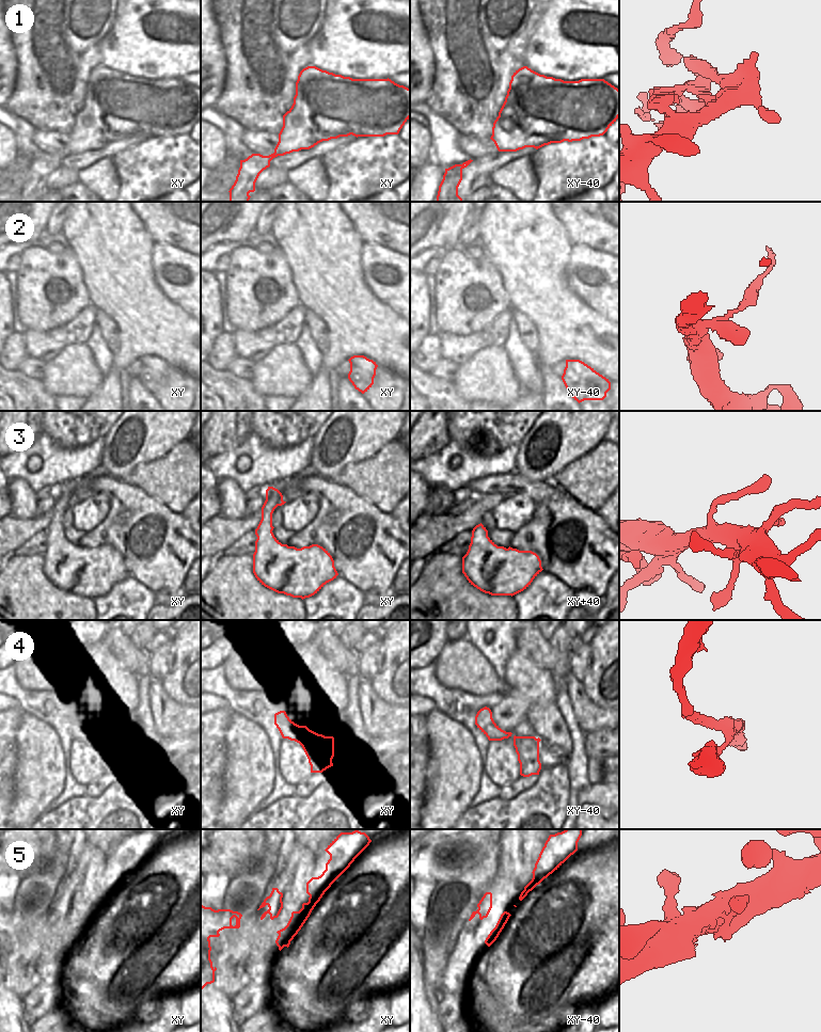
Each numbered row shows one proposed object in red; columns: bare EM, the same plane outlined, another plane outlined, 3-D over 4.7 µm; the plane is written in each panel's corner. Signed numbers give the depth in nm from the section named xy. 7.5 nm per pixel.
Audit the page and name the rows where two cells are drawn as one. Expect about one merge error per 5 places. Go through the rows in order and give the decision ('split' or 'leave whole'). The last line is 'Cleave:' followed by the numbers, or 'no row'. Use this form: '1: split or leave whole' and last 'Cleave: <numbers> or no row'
1: split
2: split
3: leave whole
4: leave whole
5: leave whole
Cleave: 1, 2

